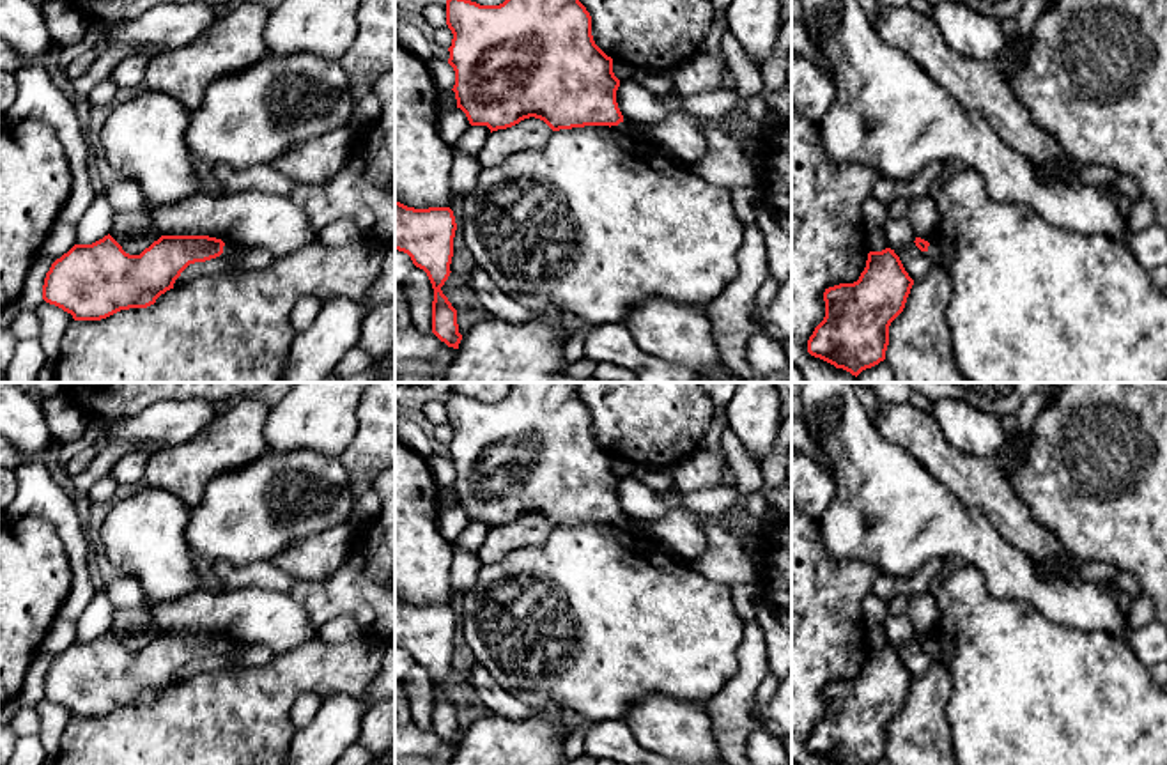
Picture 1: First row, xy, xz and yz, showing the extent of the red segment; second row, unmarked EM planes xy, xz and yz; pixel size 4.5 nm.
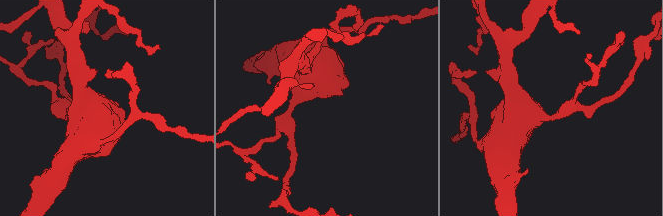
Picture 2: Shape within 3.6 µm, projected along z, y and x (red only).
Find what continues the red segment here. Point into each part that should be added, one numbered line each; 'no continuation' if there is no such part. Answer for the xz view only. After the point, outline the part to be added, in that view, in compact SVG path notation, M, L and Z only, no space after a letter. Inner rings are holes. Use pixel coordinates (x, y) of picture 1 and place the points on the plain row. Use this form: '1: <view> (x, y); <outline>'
1: xz (629, 525); M623 517L618 521L618 526L629 533L634 533L638 537L645 537L645 538L652 538L638 521L630 519L630 517Z

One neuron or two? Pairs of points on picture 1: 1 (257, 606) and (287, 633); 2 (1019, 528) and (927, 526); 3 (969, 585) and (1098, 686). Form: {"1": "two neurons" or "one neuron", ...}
{"1": "one neuron", "2": "two neurons", "3": "one neuron"}

